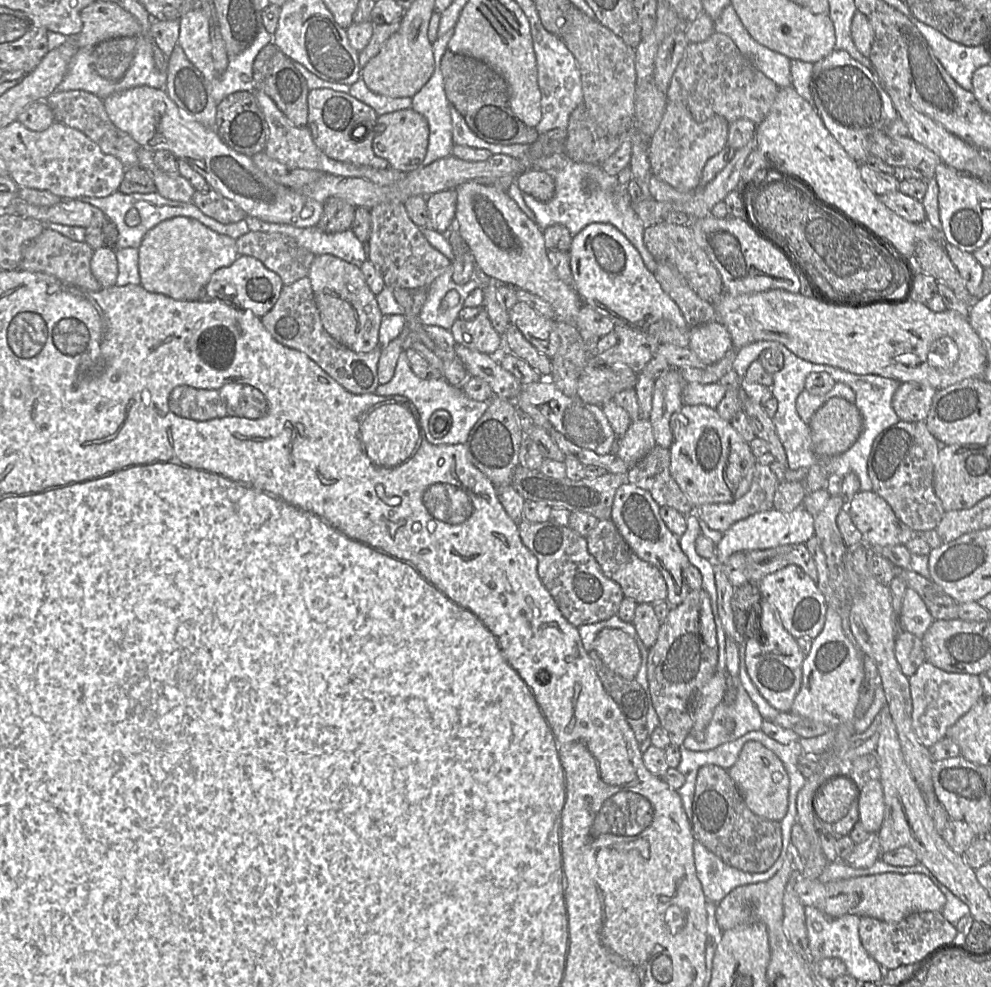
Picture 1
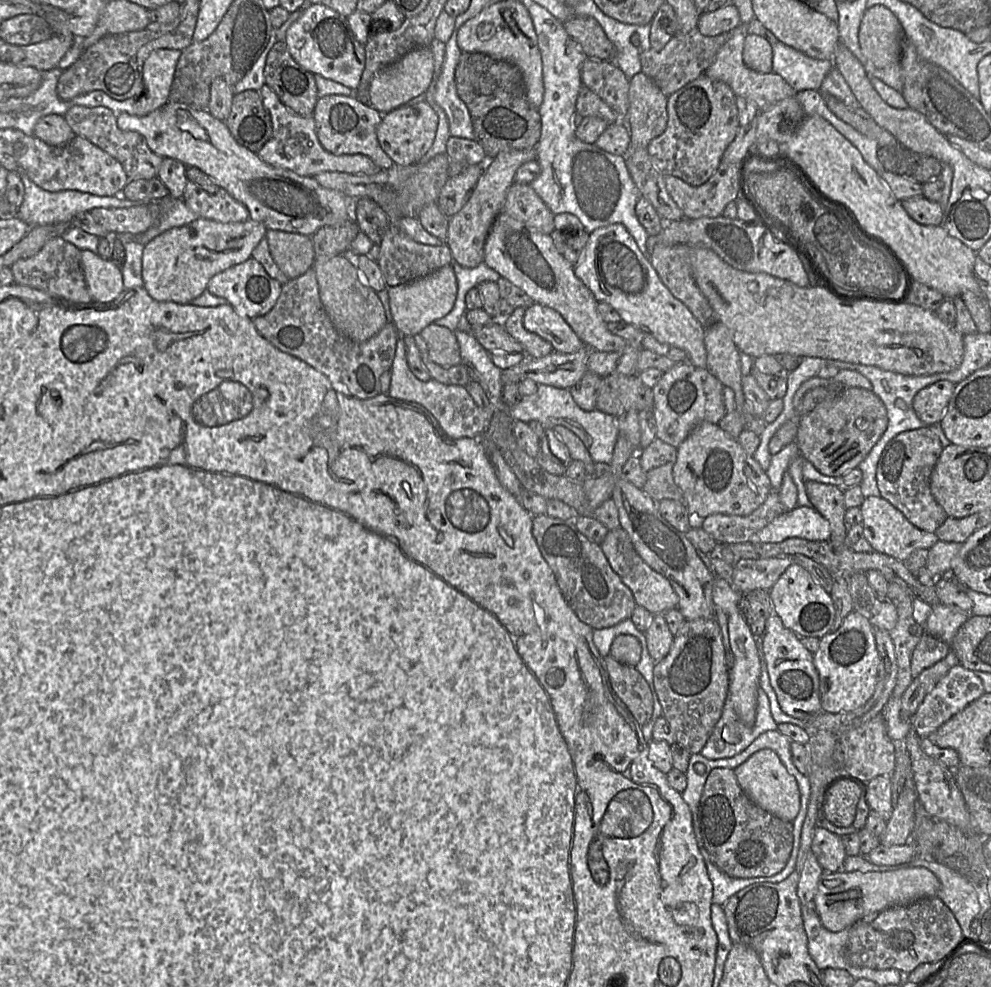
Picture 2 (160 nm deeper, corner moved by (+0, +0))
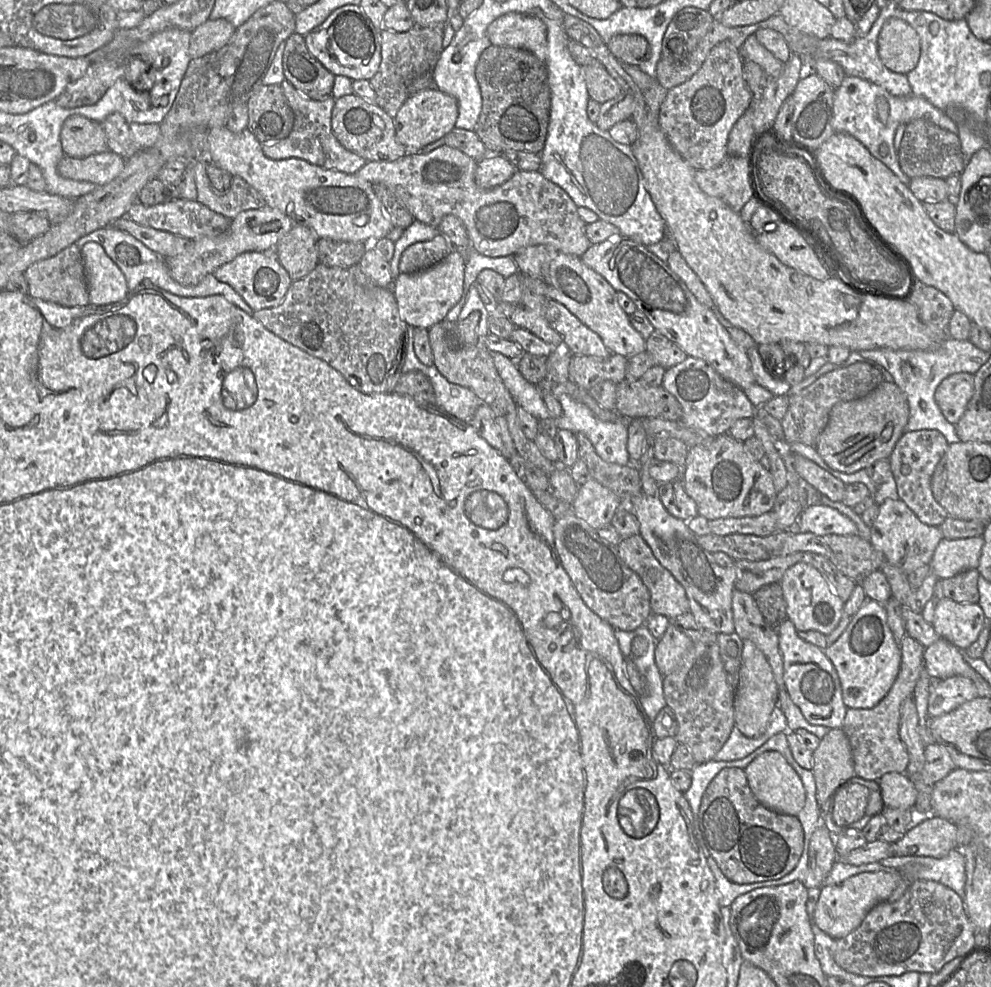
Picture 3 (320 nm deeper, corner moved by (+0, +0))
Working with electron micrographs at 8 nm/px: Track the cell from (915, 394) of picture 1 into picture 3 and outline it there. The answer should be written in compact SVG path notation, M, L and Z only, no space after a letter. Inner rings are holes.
M961 372L945 378L935 391L935 401L946 420L954 425L963 416L974 392L974 376Z

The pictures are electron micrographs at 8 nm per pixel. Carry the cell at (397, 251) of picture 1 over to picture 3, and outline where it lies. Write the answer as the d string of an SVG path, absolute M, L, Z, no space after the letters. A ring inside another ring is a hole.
M442 233L432 240L414 243L403 251L399 262L399 272L414 273L427 269L442 261L455 249Z

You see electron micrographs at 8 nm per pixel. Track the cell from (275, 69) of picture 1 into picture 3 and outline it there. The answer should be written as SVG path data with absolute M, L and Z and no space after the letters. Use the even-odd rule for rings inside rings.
M293 33L285 41L283 72L285 80L310 99L324 100L332 93L335 75L309 52L305 43L305 37L301 34Z

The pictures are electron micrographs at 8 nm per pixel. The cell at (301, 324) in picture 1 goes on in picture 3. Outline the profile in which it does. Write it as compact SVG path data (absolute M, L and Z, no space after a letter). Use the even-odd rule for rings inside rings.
M319 262L308 275L292 281L278 306L251 316L279 338L325 361L362 393L391 392L402 374L409 325L400 317L394 293L387 287L360 286L348 269Z

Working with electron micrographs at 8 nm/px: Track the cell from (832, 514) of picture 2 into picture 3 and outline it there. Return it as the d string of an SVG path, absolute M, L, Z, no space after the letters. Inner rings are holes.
M793 454L792 464L797 474L823 496L833 502L843 500L846 485L841 480L799 454Z

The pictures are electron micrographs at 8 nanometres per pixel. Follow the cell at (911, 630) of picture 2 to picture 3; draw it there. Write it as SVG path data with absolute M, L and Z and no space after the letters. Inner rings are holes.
M906 635L900 642L901 665L899 673L888 694L873 708L848 708L842 730L847 735L853 755L855 776L878 781L890 772L906 773L909 755L900 738L900 715L903 702L912 697L917 680L923 670L925 647Z

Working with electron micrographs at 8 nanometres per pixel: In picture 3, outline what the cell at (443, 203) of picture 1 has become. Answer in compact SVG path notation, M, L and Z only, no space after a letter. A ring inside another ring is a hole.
M488 154L477 163L475 183L480 188L491 189L502 185L517 171L504 155Z

